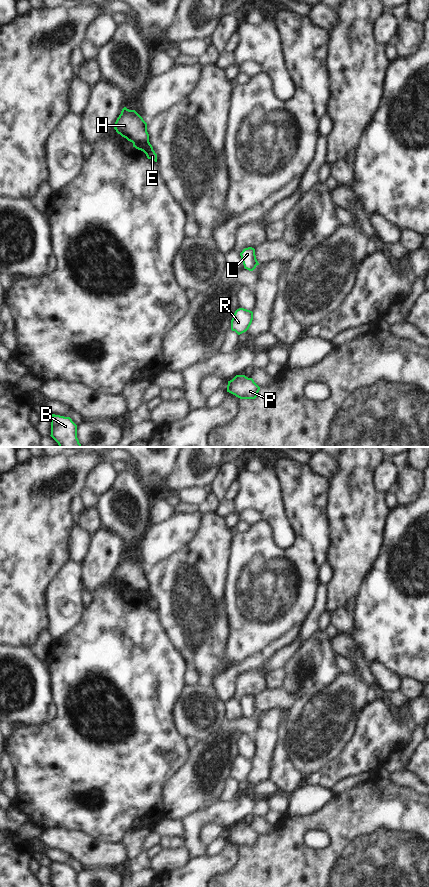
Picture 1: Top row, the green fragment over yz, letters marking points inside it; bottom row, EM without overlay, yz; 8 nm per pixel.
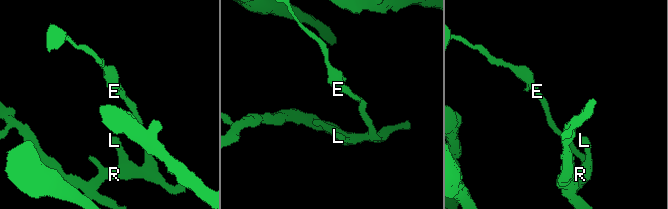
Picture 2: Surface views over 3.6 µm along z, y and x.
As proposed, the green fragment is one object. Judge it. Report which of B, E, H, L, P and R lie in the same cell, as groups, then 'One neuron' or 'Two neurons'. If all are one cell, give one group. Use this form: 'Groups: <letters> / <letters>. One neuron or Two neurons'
Groups: B H / E L P R. Two neurons.

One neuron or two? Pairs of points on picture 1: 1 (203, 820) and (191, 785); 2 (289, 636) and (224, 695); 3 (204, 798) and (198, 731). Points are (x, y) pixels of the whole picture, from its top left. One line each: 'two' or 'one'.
1: two
2: one
3: two

